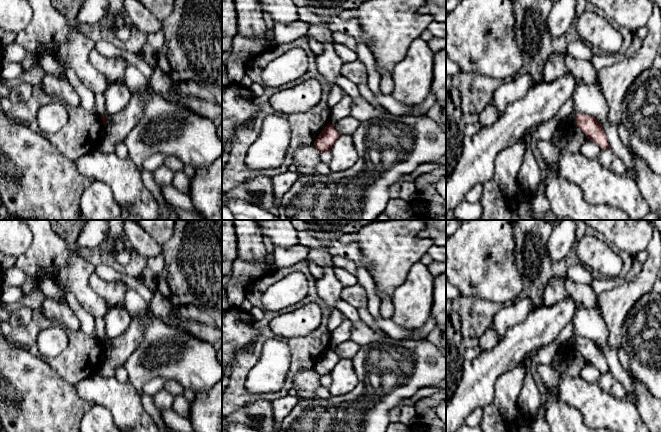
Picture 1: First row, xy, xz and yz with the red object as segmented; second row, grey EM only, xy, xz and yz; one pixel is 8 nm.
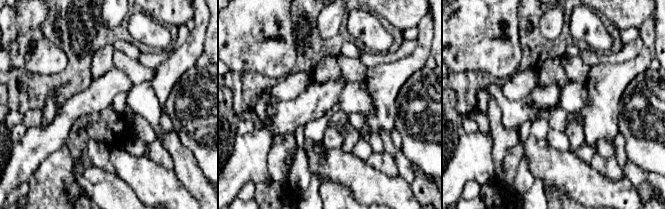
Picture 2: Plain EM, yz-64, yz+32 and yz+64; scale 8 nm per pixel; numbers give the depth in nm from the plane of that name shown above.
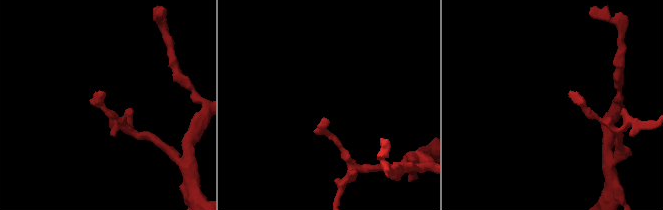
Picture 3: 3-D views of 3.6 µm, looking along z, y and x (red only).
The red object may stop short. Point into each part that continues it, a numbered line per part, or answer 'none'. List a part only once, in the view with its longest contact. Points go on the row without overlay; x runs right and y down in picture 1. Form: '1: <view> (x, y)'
none

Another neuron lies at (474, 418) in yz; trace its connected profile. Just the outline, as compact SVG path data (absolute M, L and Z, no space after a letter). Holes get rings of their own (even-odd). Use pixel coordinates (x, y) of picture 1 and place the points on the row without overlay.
M476 408L466 417L464 424L471 427L475 427L480 425L482 418L483 418L483 409Z

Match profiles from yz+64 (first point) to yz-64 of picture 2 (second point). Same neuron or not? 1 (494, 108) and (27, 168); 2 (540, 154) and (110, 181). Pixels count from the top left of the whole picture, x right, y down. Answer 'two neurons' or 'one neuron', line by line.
1: two neurons
2: two neurons

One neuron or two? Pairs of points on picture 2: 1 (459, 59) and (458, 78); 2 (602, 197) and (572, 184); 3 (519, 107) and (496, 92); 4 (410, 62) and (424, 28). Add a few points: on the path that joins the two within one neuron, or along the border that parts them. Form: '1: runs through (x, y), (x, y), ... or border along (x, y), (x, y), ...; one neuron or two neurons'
1: border along (469, 70), (463, 73), (452, 72); two neurons
2: runs through (595, 190), (584, 184), (579, 184); one neuron
3: runs through (513, 107), (510, 107), (501, 98); one neuron
4: runs through (418, 54), (423, 49), (424, 36); one neuron

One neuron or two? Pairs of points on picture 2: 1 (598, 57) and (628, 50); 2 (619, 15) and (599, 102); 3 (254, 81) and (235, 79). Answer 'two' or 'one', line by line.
1: one
2: two
3: one

